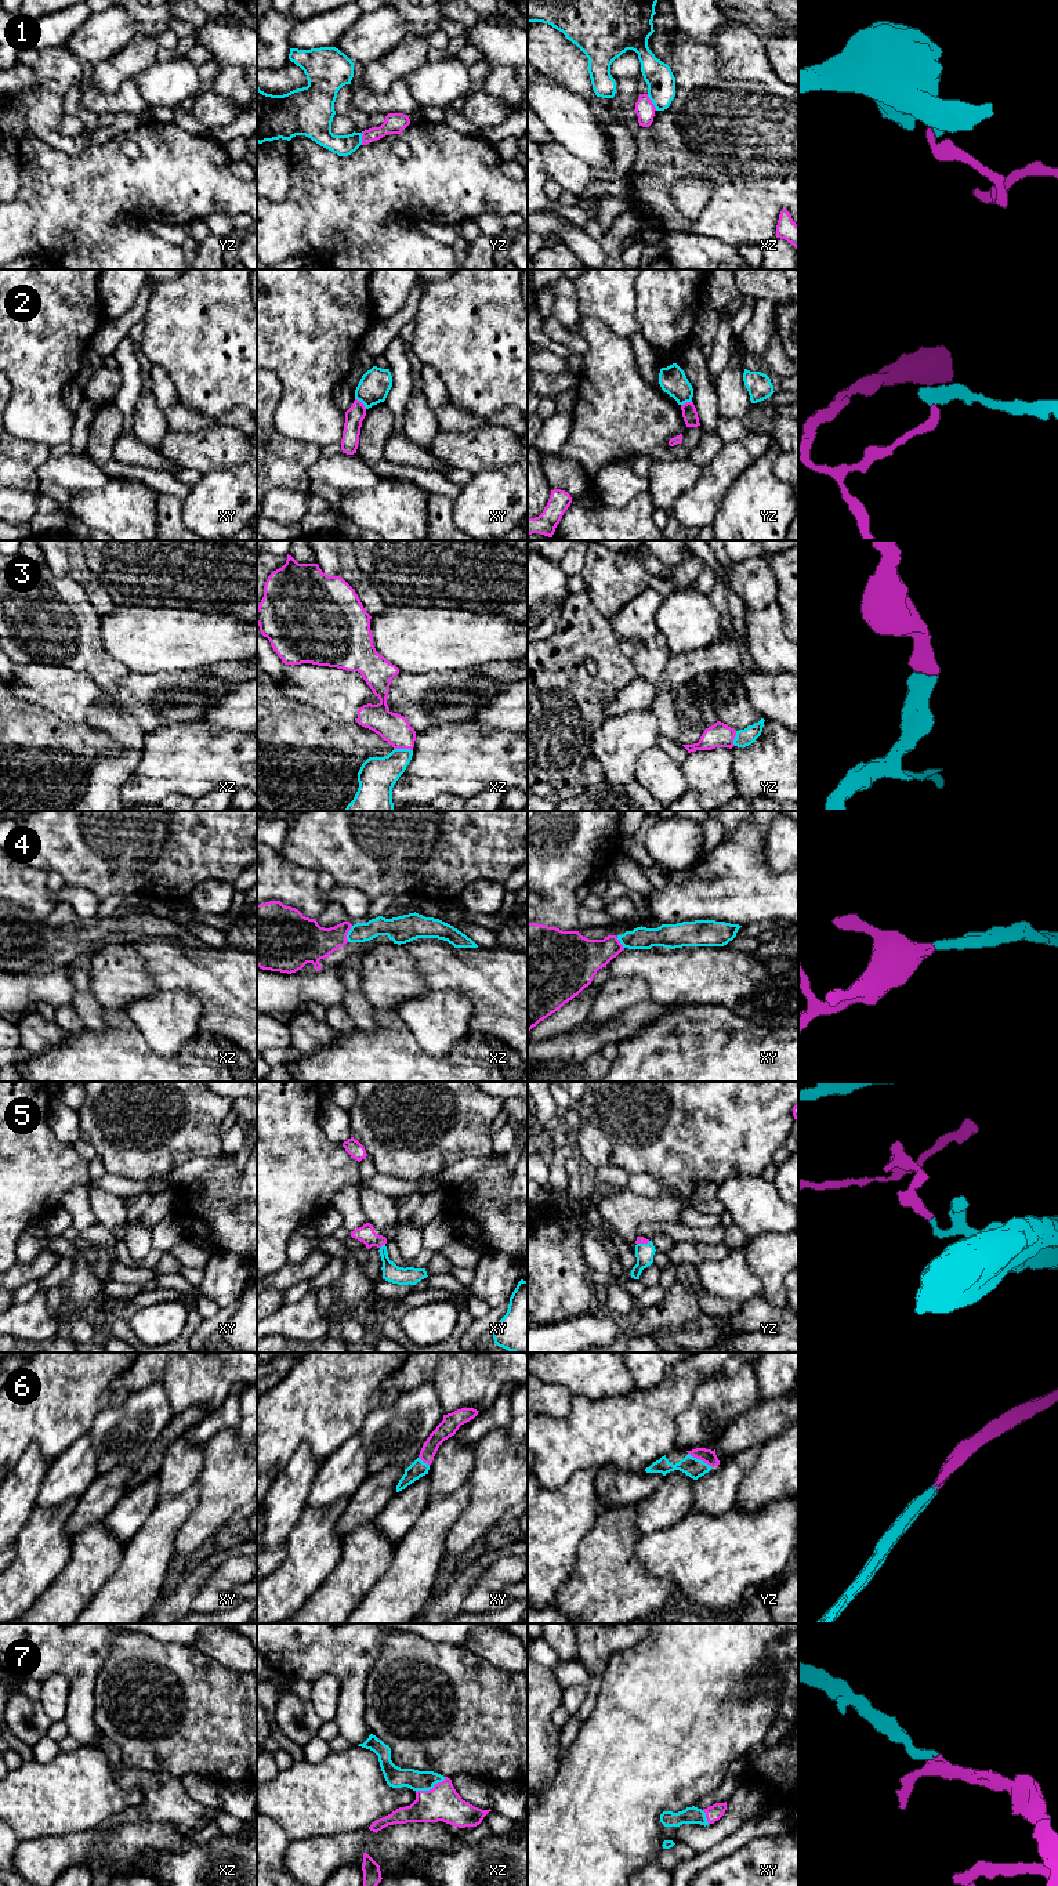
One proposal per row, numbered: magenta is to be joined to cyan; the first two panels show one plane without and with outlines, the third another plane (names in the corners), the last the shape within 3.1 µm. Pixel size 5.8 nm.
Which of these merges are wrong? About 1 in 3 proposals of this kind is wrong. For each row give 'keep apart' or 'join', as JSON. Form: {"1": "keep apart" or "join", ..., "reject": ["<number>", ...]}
{"1": "keep apart", "2": "keep apart", "3": "join", "4": "join", "5": "join", "6": "join", "7": "join", "reject": ["1", "2"]}

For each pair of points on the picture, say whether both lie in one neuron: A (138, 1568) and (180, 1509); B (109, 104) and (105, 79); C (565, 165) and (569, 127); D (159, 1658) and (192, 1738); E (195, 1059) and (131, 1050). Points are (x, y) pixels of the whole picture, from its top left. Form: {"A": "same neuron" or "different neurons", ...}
{"A": "same neuron", "B": "different neurons", "C": "different neurons", "D": "same neuron", "E": "same neuron"}

